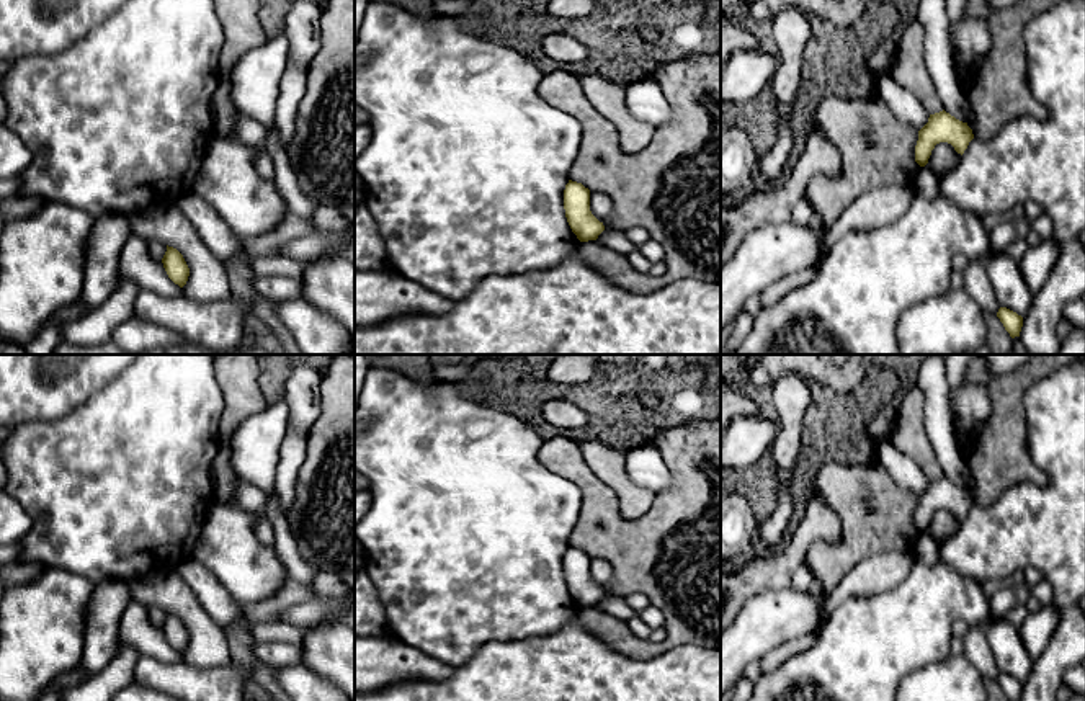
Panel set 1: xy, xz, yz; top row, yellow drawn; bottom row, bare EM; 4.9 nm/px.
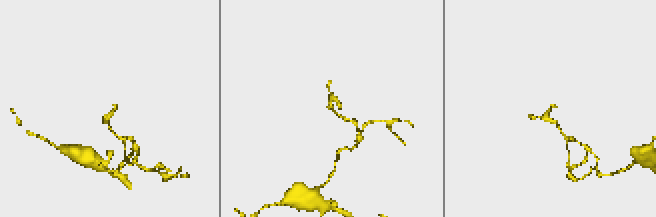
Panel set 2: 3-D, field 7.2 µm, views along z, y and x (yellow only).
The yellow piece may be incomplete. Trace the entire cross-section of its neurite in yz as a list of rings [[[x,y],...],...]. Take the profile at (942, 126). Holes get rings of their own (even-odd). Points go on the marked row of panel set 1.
[[[944,109],[930,114],[928,123],[918,131],[915,162],[925,167],[931,150],[940,142],[951,144],[954,150],[962,155],[972,139],[974,134],[967,123],[956,119]]]

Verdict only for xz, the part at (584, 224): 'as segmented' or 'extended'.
as segmented

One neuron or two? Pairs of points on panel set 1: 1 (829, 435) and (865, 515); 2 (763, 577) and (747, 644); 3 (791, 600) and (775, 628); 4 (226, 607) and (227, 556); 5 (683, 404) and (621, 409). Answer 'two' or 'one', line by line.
1: two
2: two
3: one
4: two
5: one

